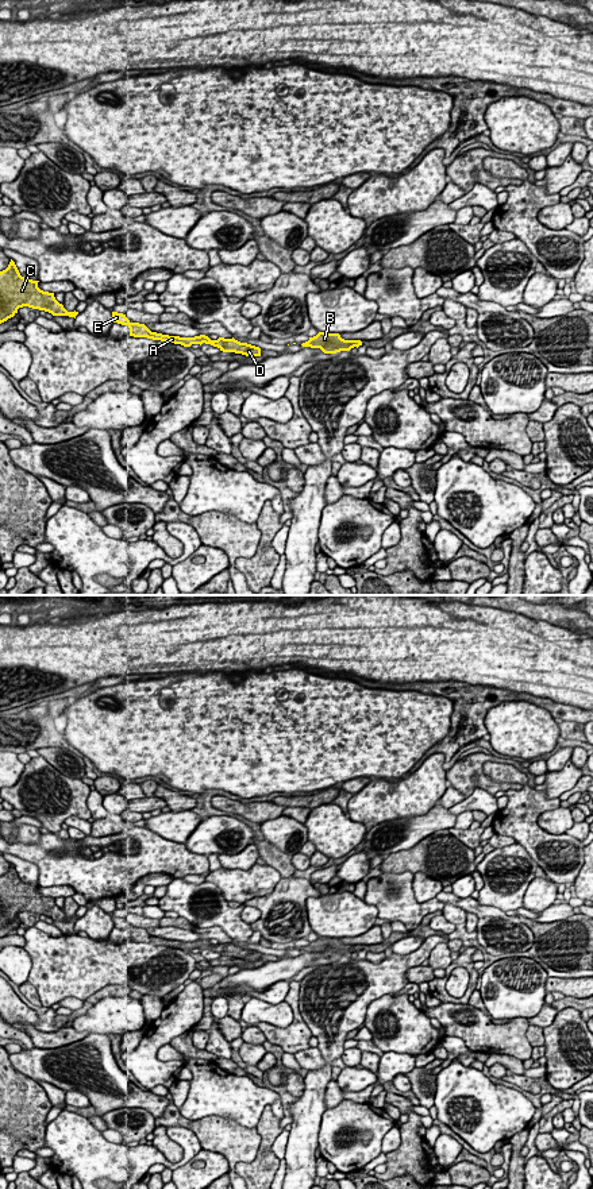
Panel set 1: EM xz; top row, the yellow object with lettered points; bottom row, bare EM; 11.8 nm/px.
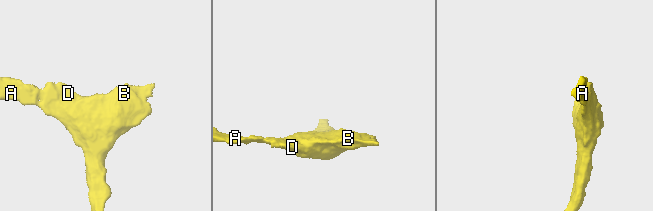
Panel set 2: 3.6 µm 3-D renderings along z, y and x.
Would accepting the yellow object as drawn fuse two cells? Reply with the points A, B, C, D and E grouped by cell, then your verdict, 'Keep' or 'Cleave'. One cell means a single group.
Groups: A B C D E. Keep

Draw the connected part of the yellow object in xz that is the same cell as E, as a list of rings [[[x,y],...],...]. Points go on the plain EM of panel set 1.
[[[112,916],[112,922],[113,922],[113,927],[127,930],[130,933],[130,941],[134,942],[147,942],[153,945],[170,946],[174,949],[181,949],[184,951],[190,951],[192,949],[201,950],[203,947],[205,947],[217,951],[223,957],[235,957],[250,962],[261,961],[259,951],[247,947],[240,947],[234,942],[232,943],[219,942],[217,945],[211,945],[205,939],[200,939],[195,942],[169,941],[169,939],[151,937],[145,929],[131,927],[123,918]]]

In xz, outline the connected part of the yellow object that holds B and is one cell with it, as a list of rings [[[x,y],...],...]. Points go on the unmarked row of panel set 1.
[[[319,937],[309,942],[303,951],[320,953],[324,958],[336,958],[340,956],[350,956],[354,951],[362,950],[361,945],[344,945],[339,938]]]

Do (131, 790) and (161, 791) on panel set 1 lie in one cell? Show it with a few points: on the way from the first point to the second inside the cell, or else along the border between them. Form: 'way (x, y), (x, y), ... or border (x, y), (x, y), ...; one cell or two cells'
border (154, 794), (168, 805); two cells

